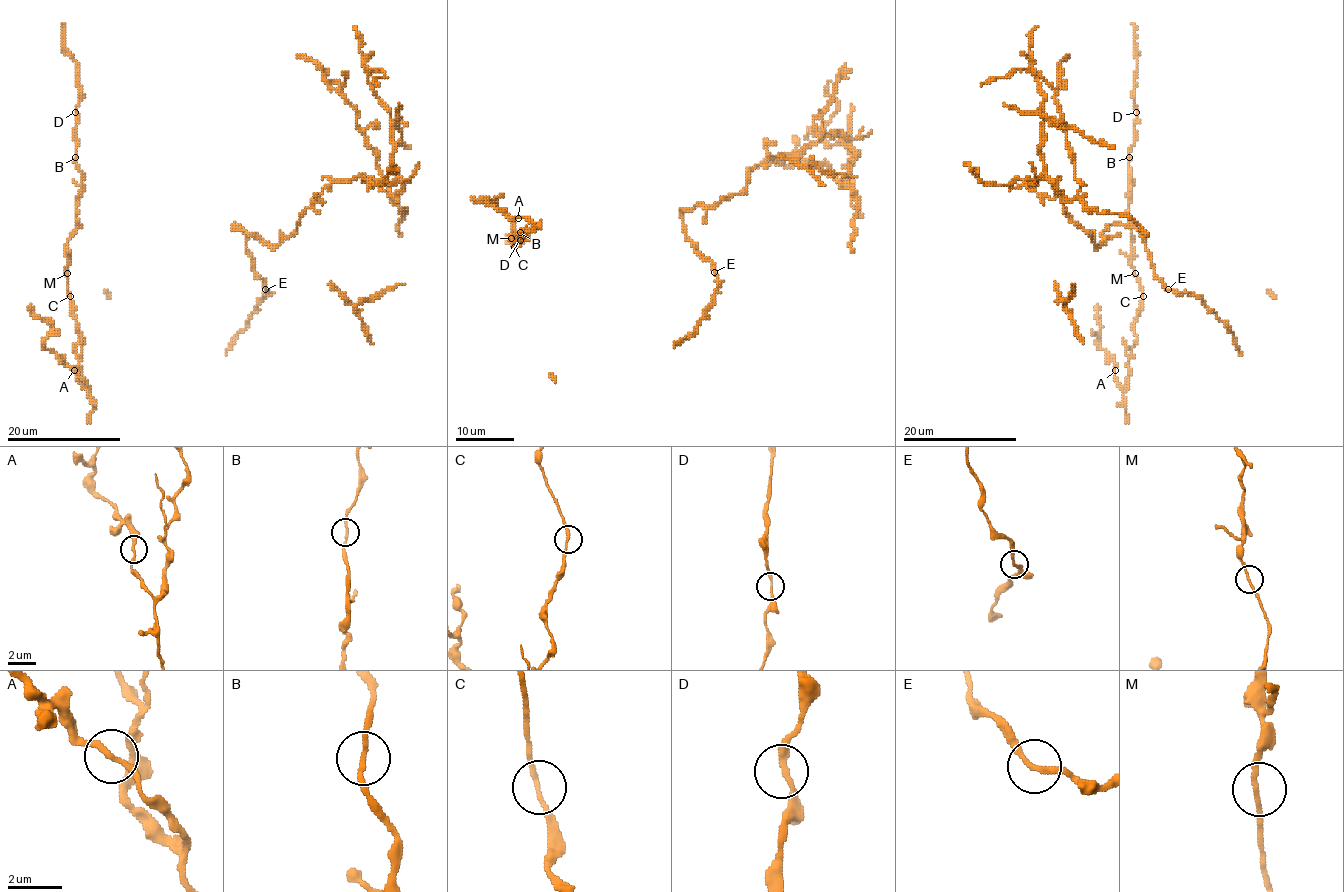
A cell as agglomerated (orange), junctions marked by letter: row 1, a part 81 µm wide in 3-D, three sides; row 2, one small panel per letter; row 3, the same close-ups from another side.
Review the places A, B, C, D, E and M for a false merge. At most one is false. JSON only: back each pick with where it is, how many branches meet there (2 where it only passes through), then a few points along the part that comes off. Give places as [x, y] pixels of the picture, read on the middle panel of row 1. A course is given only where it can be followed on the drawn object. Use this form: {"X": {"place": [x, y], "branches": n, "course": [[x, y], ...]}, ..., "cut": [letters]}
{"cut": []}

